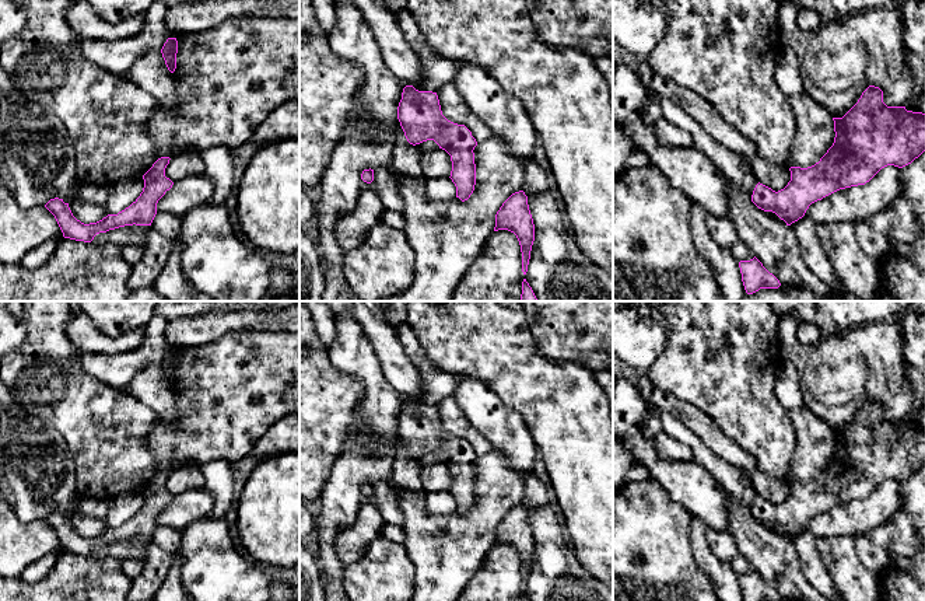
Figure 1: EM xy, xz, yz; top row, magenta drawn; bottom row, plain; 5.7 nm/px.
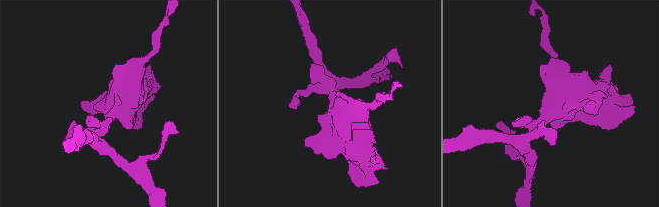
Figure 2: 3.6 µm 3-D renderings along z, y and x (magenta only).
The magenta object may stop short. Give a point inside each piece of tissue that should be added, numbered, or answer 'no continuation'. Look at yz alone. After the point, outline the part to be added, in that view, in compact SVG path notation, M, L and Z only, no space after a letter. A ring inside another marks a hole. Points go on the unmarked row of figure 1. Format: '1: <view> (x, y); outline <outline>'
no continuation

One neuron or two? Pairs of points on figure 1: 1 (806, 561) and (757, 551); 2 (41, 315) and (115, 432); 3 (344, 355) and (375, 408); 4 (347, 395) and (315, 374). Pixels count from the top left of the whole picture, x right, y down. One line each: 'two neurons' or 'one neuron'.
1: two neurons
2: one neuron
3: one neuron
4: one neuron

